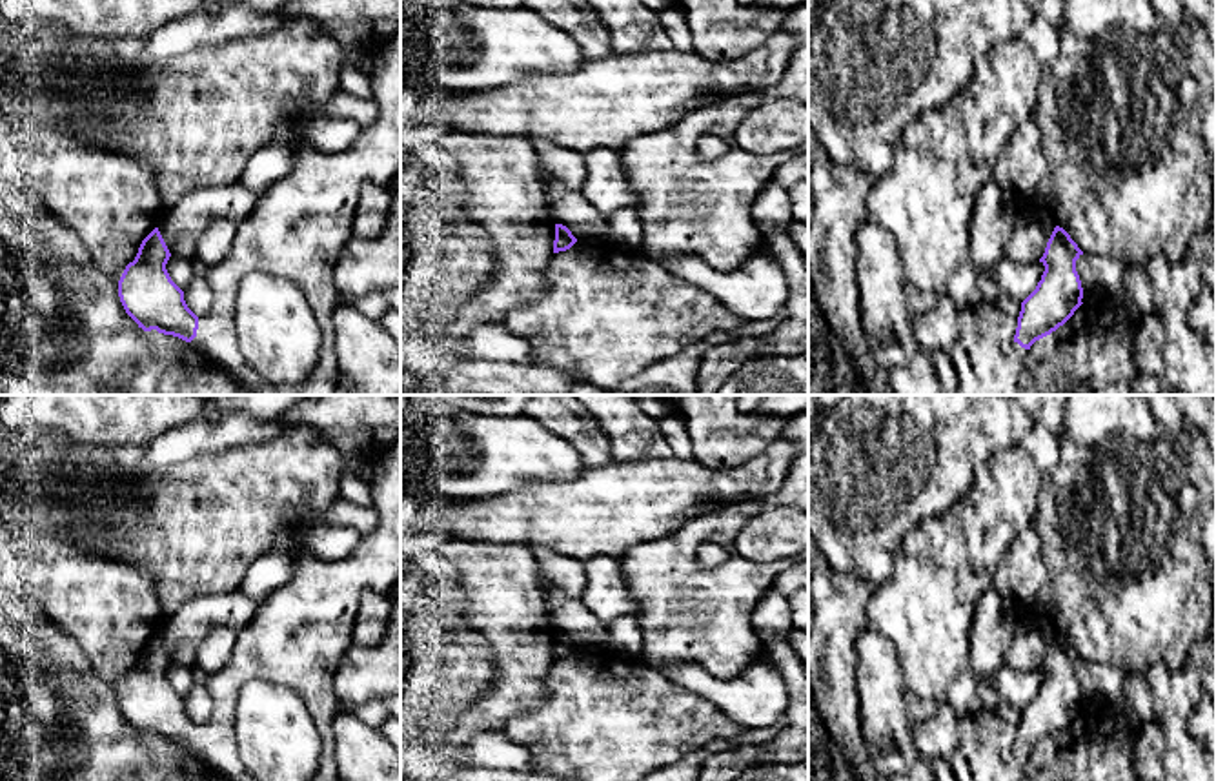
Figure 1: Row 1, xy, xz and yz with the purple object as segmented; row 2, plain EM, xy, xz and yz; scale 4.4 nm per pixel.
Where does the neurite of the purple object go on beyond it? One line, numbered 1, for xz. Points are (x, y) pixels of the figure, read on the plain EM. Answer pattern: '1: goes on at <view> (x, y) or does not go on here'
1: does not go on here

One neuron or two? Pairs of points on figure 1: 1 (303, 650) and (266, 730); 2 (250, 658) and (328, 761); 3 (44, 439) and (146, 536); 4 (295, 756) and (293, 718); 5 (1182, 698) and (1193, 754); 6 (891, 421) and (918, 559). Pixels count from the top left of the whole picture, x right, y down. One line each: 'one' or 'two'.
1: two
2: one
3: two
4: one
5: one
6: two

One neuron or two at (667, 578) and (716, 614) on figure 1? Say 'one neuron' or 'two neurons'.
one neuron

